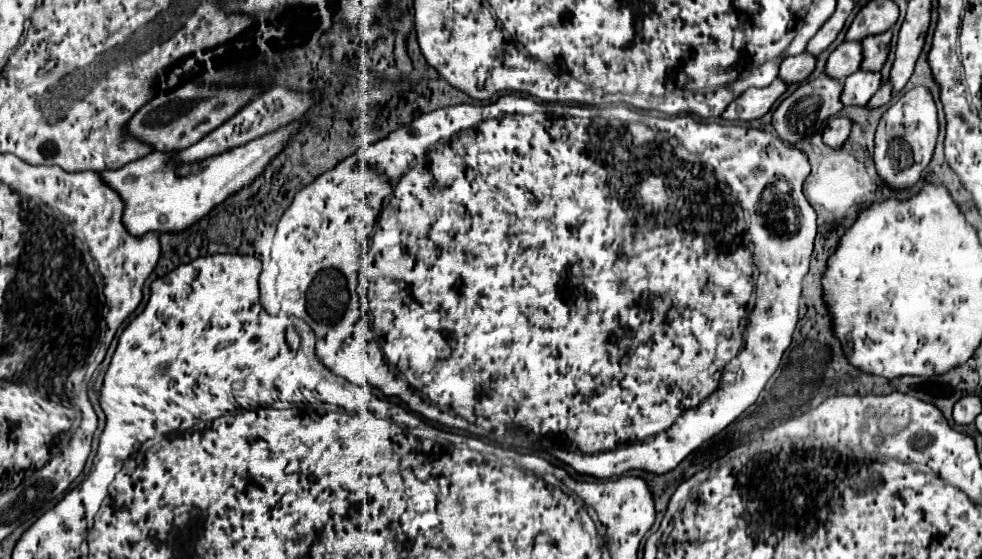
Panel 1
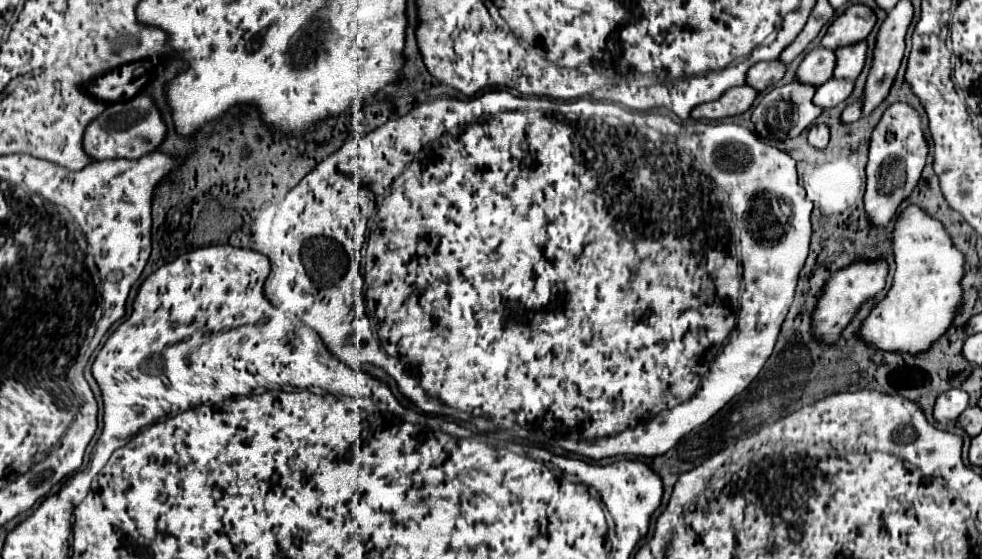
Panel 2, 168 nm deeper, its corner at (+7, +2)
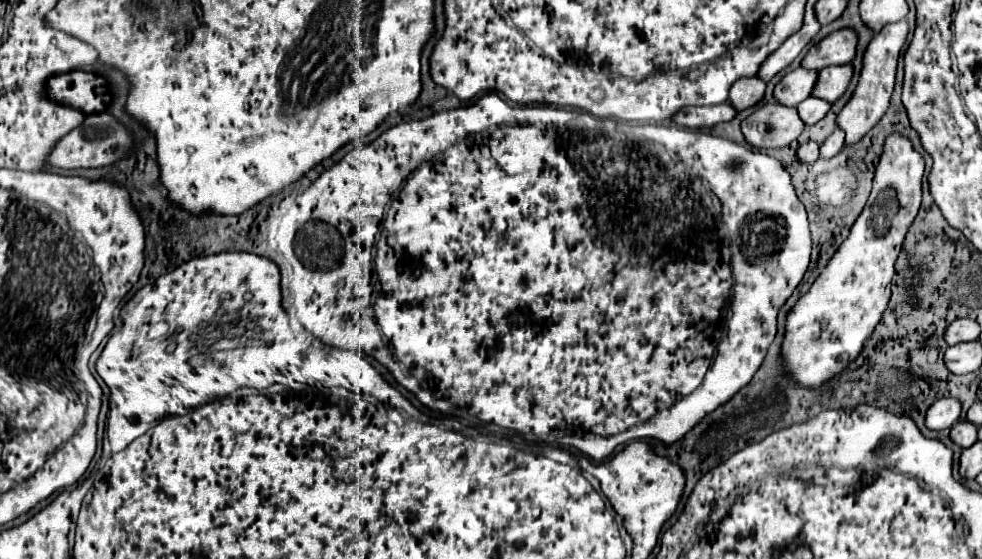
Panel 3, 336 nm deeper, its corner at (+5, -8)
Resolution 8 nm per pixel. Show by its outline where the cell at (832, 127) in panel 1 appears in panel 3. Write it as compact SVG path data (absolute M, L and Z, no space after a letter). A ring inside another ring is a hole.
M809 141L809 143L797 147L797 159L801 163L813 163L813 161L817 161L817 157L819 157L819 143Z

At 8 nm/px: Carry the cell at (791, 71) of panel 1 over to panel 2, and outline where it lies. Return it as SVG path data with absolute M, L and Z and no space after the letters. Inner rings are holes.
M761 61L755 63L747 73L747 83L759 91L765 91L769 85L781 81L785 77L787 65L781 61Z

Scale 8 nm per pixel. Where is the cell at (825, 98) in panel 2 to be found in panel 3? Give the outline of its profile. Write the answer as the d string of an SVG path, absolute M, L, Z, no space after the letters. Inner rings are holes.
M807 97L803 103L797 105L797 111L799 111L799 117L805 125L813 125L817 123L819 119L823 119L829 111L831 103L823 103L821 99L815 99L815 97Z

